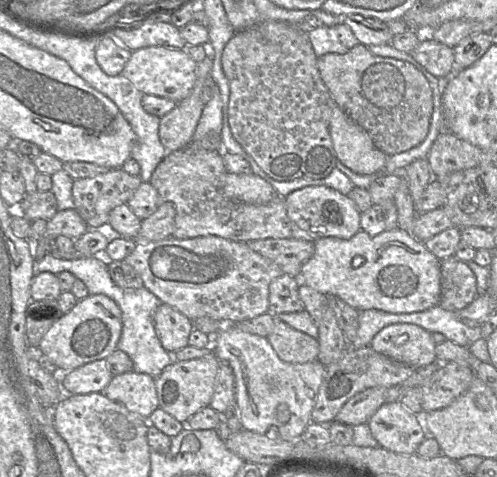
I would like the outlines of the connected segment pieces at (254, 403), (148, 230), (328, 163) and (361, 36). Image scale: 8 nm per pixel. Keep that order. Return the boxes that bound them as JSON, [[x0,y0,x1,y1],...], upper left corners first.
[[212,324,325,440],[137,201,176,241],[221,20,337,181],[343,14,394,46]]

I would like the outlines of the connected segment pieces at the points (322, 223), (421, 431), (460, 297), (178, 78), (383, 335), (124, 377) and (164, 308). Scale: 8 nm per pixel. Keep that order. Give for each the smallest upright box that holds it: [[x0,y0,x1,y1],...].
[[283,186,361,239],[367,401,431,454],[438,255,478,311],[121,46,196,102],[369,323,436,369],[101,371,159,419],[154,303,195,358]]

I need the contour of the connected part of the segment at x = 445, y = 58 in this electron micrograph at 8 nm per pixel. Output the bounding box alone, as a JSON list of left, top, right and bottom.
[409,38,455,79]

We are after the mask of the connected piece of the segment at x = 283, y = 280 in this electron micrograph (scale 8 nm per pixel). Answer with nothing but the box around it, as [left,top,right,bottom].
[269,273,304,313]

